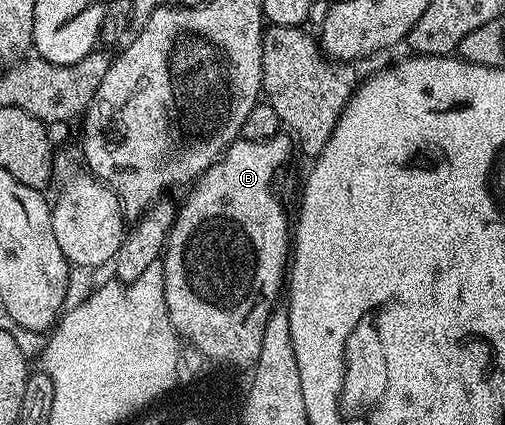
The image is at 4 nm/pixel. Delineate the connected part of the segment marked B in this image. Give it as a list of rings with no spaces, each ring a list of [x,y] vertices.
[[[280,133],[274,135],[273,137],[269,137],[263,143],[258,143],[257,141],[249,141],[248,139],[240,138],[238,141],[231,144],[228,147],[227,152],[221,156],[218,161],[205,172],[201,178],[195,182],[195,184],[190,188],[189,194],[191,196],[188,197],[187,200],[184,201],[183,207],[182,203],[181,206],[175,212],[175,223],[171,227],[171,232],[167,234],[167,246],[163,248],[161,262],[163,265],[163,276],[165,277],[165,305],[167,306],[167,312],[169,313],[169,321],[175,326],[175,334],[182,337],[184,340],[187,339],[189,342],[192,343],[193,346],[196,347],[197,350],[200,351],[201,354],[204,355],[207,359],[212,359],[215,363],[220,363],[223,367],[247,367],[250,368],[256,361],[259,359],[259,354],[261,353],[261,341],[265,341],[265,325],[269,321],[269,317],[271,316],[271,312],[276,310],[277,304],[275,303],[278,301],[280,302],[281,299],[281,292],[284,290],[285,287],[285,272],[288,270],[289,267],[289,248],[292,246],[293,243],[293,231],[292,228],[289,226],[289,219],[287,223],[287,211],[283,208],[283,203],[281,200],[275,196],[275,174],[278,173],[279,170],[282,169],[283,166],[286,165],[287,162],[291,159],[291,145],[293,149],[293,139],[290,134],[287,133]]]

